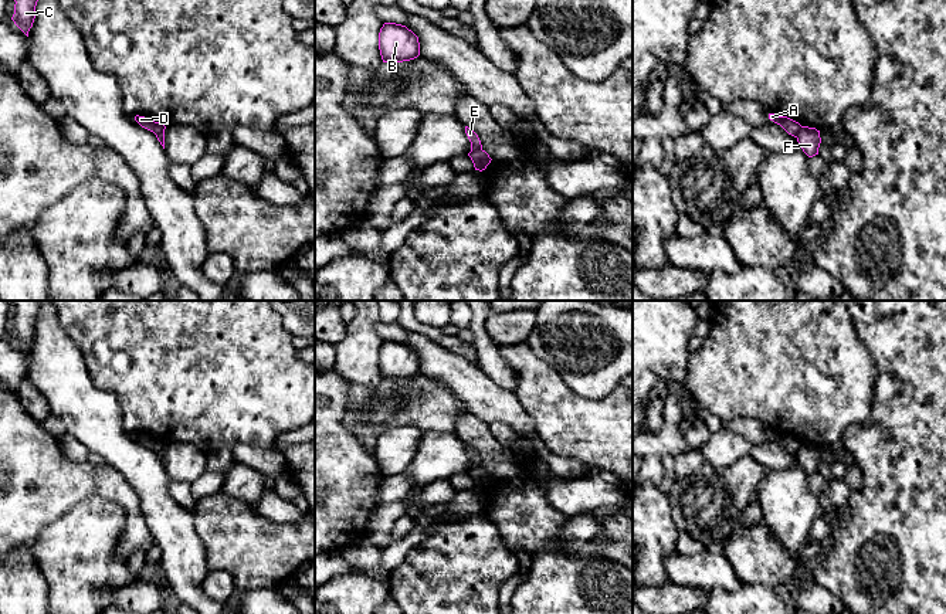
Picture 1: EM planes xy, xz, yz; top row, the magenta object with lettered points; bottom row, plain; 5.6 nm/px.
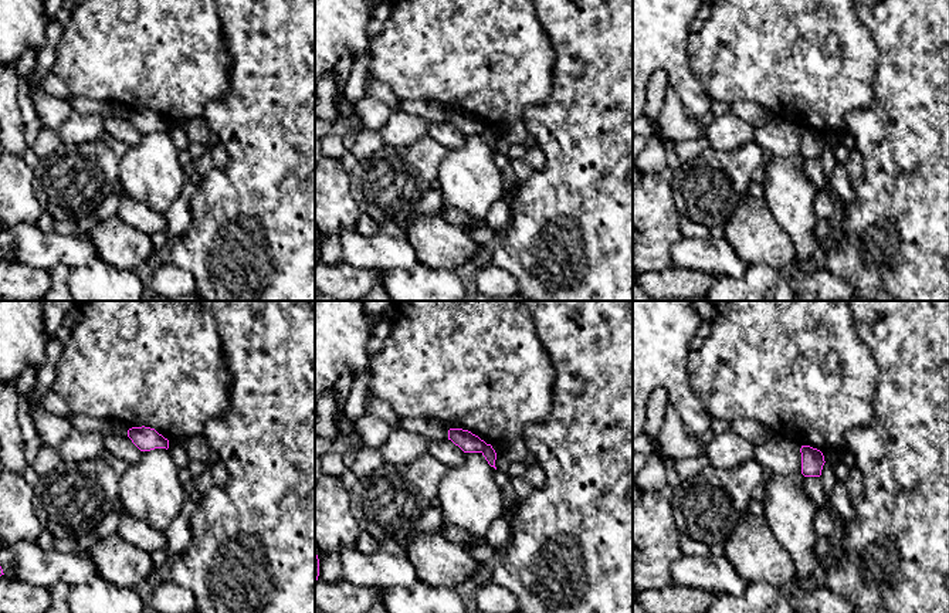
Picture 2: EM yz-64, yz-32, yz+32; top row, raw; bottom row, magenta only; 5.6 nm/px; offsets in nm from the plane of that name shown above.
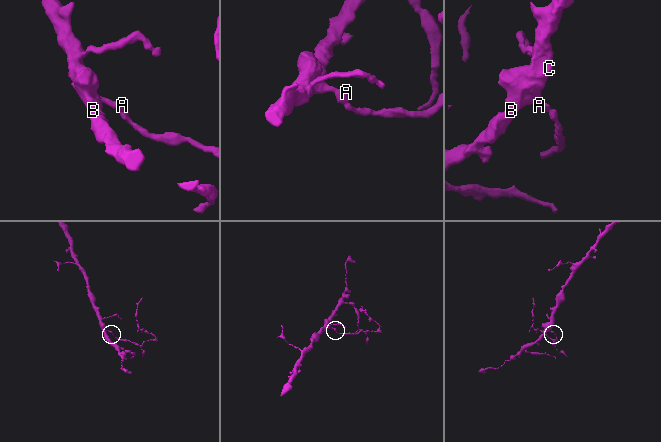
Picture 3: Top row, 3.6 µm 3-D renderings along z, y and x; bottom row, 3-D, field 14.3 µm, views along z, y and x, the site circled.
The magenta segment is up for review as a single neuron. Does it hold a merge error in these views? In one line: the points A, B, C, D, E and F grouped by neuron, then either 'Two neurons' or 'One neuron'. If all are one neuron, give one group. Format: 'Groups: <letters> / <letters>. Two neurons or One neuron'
Groups: A B C D E / F. Two neurons

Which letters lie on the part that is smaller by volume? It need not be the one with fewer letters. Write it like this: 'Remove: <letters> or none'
Remove: F

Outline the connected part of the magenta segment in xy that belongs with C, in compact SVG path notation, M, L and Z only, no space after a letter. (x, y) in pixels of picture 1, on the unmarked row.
M11 301L14 308L14 332L11 337L28 355L35 336L35 323L43 301Z

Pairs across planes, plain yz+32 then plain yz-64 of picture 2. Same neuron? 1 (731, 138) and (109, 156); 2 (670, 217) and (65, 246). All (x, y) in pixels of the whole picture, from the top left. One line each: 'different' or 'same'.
1: different
2: different

